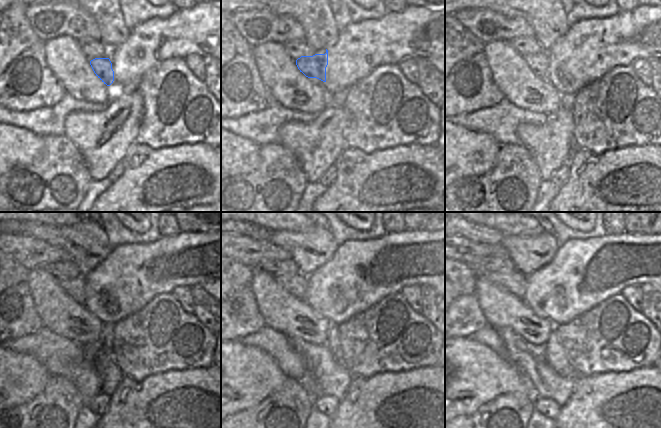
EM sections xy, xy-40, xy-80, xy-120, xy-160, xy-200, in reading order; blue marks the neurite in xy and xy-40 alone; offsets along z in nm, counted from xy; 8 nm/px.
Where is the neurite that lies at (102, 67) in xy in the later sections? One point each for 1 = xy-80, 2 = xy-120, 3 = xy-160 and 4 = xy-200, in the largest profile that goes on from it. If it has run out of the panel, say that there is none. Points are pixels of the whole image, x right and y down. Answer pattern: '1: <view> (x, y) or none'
1: xy-80 (535, 66)
2: xy-120 (74, 288)
3: xy-160 (295, 284)
4: xy-200 (514, 282)

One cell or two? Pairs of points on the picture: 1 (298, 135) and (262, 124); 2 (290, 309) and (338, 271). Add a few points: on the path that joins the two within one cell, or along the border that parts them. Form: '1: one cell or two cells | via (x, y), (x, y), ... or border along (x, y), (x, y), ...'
1: two cells | border along (305, 117), (296, 117), (288, 125), (288, 140)
2: two cells | border along (303, 300), (320, 316)

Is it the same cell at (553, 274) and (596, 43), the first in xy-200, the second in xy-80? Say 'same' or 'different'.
same

